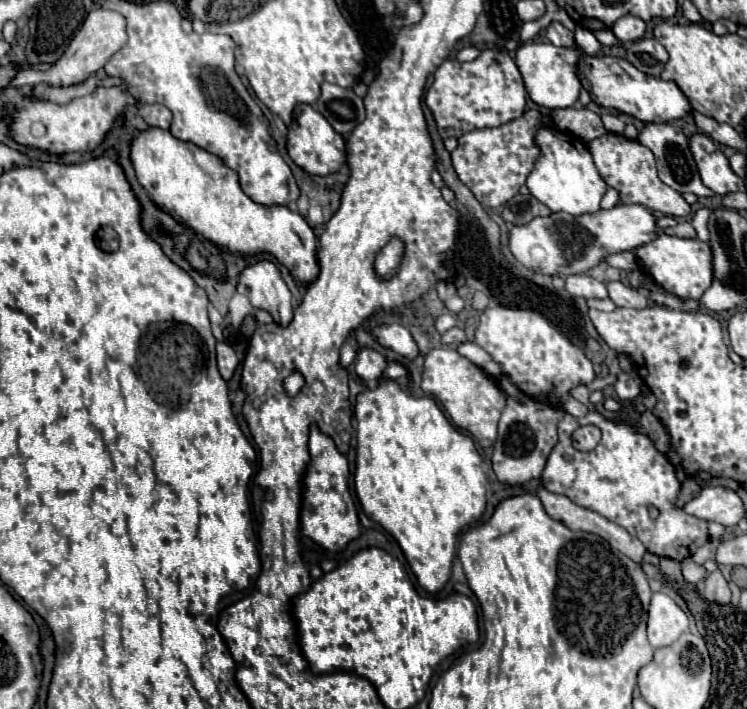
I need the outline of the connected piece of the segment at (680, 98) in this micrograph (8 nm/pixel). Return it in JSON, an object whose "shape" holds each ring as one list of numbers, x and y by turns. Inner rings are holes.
{"shape":[[616,56,584,58,580,60,580,78,582,76,590,82,588,90,598,106,614,108,642,122,672,122,692,112,688,98,674,82,646,76,644,72,636,70,630,62,626,62,624,58,616,58],[582,68,584,68,584,74,582,74]]}

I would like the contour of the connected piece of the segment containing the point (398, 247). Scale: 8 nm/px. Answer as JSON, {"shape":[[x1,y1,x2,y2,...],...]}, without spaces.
{"shape":[[394,238,394,240,378,254,378,258,376,258,376,270,378,270,382,276,386,276,386,278,392,276,392,274,398,270,398,266,400,266,402,250,404,250,402,242,400,242,398,238]]}

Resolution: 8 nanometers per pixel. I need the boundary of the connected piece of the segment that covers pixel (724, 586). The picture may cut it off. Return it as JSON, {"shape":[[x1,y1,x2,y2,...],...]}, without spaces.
{"shape":[[718,568,706,576,704,598,710,600,710,602,718,602,718,604,728,604,730,602,728,582,724,580,724,576,722,576,722,572]]}

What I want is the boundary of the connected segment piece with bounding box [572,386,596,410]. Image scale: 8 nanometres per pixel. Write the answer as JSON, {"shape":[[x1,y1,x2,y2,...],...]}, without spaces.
{"shape":[[576,386,576,388,572,390,572,396,574,396,576,400,580,400,582,404,586,404,590,410,596,410,596,406,590,402,590,390,588,390,586,386]]}

